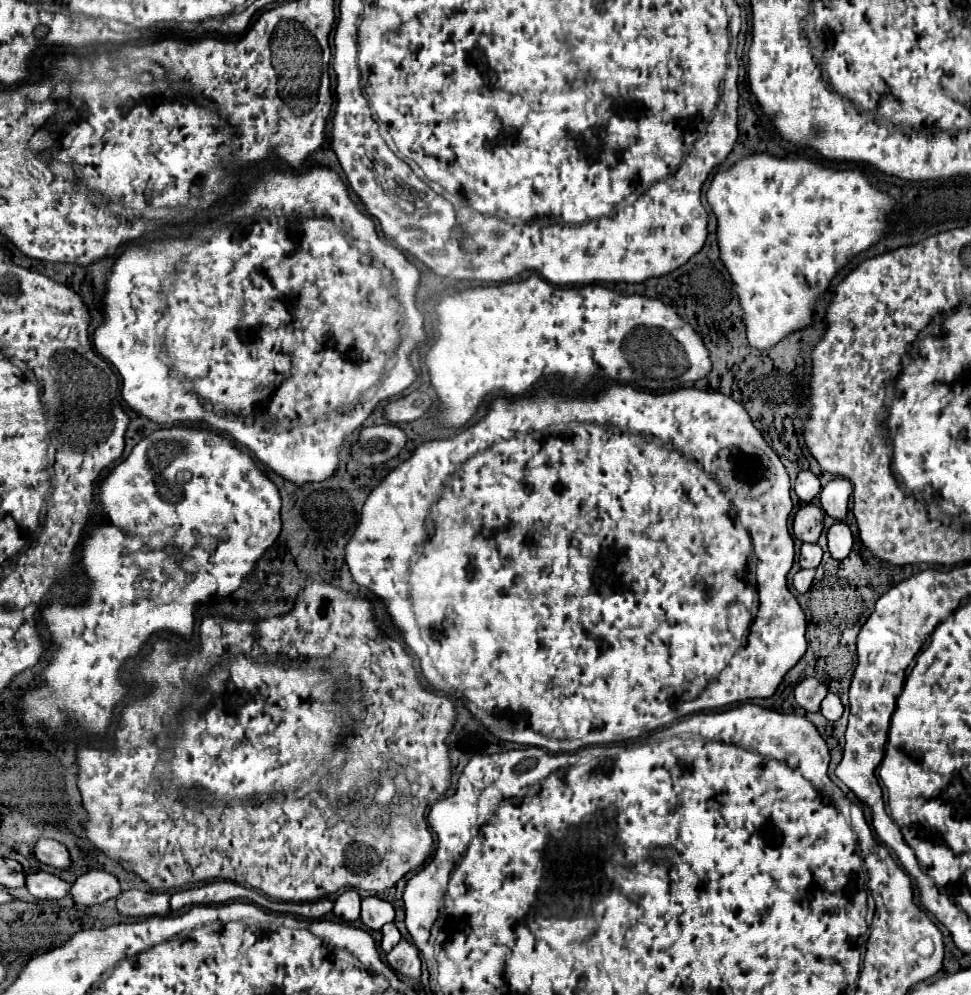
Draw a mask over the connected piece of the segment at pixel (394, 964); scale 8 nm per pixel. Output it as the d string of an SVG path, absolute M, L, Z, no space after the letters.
M402 939L390 953L388 953L388 963L396 973L404 973L408 977L418 979L420 977L420 955L418 949Z

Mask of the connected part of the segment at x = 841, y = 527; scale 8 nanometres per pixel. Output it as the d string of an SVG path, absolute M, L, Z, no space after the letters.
M840 521L840 523L834 523L834 525L828 529L826 535L828 535L830 555L832 555L834 559L838 559L838 561L846 559L848 553L850 553L850 549L852 549L852 543L854 543L850 527L848 527L844 521Z

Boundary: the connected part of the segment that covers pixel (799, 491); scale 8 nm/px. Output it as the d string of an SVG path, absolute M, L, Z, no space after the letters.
M800 471L794 481L794 491L800 501L810 503L820 493L820 481L812 471Z

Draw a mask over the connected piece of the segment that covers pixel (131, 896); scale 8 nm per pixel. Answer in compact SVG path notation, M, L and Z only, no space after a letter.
M122 891L116 899L118 911L128 917L150 917L150 915L168 915L170 913L170 895L168 893L150 893L150 891Z

